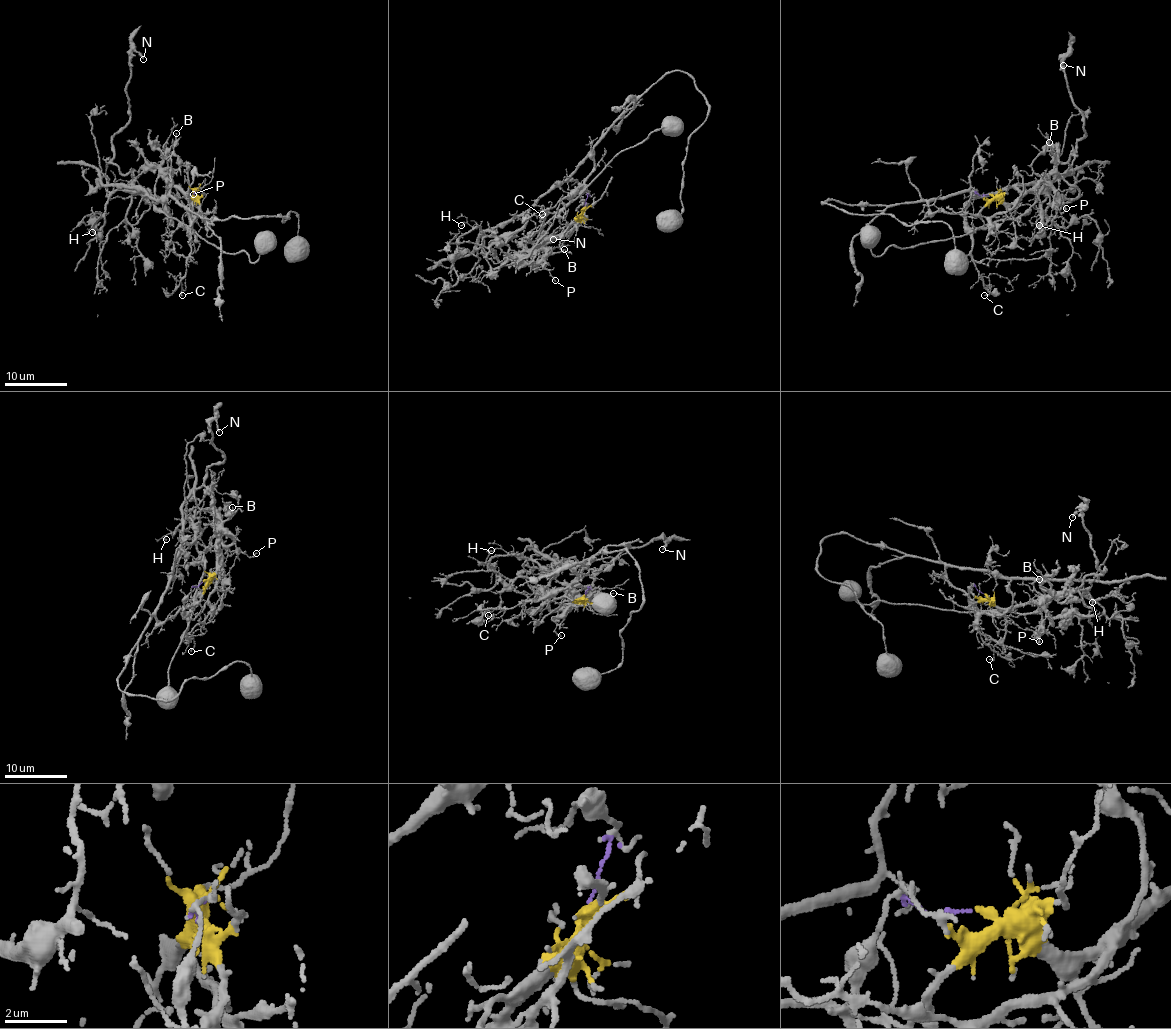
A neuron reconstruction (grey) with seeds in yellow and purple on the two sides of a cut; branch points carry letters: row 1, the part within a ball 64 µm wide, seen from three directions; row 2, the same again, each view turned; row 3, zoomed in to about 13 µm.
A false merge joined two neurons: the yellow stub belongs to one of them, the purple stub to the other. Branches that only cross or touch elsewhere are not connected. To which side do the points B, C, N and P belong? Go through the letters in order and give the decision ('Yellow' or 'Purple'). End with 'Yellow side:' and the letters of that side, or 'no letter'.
B: Yellow
C: Purple
N: Yellow
P: Yellow
Yellow side: B, N, P

